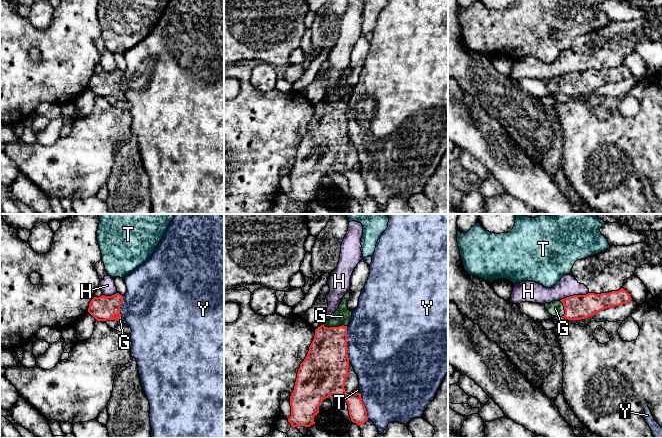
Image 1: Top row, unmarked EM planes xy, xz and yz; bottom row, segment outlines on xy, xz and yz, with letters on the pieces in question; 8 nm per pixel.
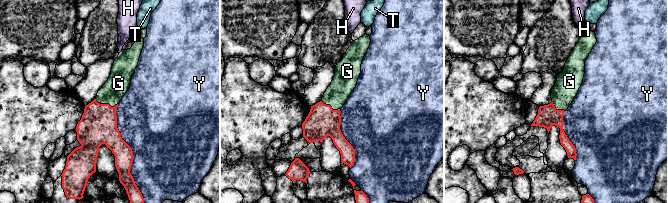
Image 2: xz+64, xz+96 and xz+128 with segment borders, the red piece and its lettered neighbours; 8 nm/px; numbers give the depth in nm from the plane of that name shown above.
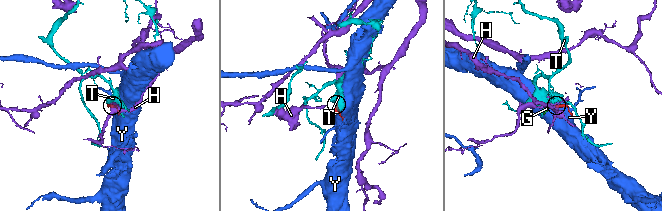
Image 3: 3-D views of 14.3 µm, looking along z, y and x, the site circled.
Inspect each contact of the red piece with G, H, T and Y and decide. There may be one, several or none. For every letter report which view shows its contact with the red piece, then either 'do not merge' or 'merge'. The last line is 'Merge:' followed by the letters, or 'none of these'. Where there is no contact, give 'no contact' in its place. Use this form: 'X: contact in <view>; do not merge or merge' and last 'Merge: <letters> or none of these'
G: contact in xz; merge
H: contact in yz; do not merge
T: contact in xz; do not merge
Y: contact in xz; do not merge
Merge: G

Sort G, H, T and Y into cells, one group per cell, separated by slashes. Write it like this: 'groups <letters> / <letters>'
groups G / H / T / Y

